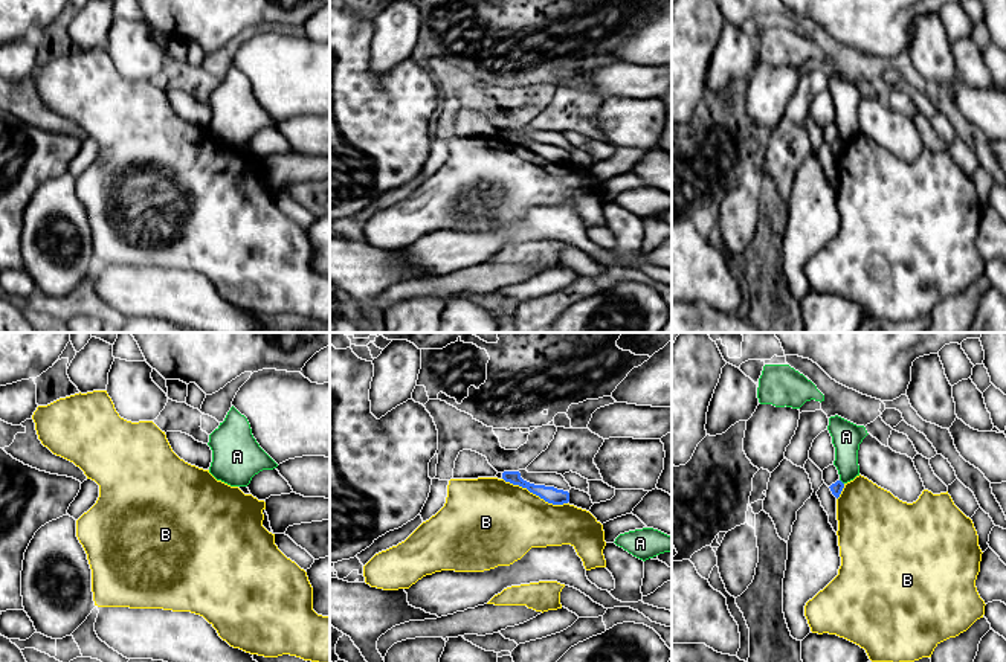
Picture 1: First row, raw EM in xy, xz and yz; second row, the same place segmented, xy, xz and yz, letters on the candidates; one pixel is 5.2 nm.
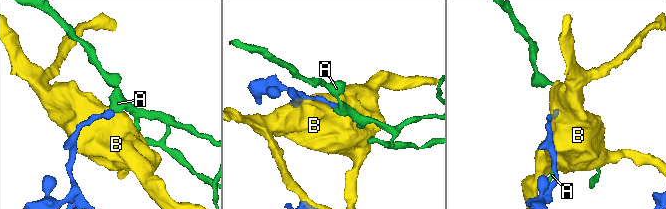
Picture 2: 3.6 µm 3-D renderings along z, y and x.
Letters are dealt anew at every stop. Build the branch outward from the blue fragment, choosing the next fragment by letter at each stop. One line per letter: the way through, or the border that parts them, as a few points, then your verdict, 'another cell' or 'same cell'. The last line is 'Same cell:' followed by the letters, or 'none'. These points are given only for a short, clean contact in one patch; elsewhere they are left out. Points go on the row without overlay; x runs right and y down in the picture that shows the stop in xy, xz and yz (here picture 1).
A: border yz (840, 138), (843, 142); another cell
B: another cell
Same cell: none

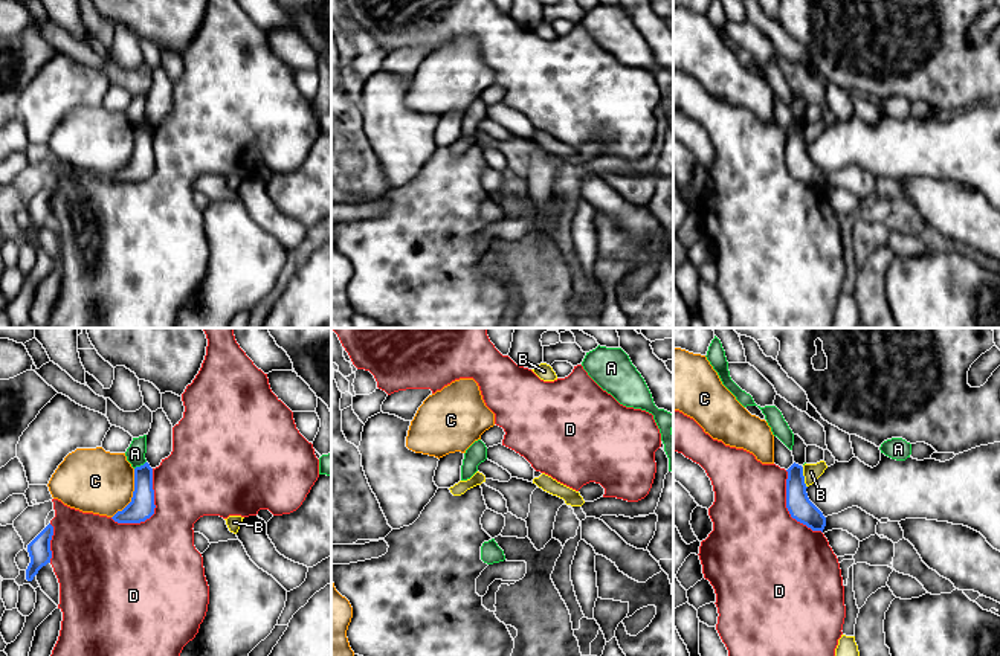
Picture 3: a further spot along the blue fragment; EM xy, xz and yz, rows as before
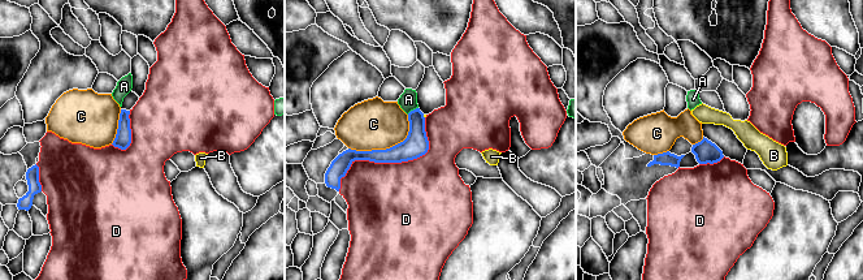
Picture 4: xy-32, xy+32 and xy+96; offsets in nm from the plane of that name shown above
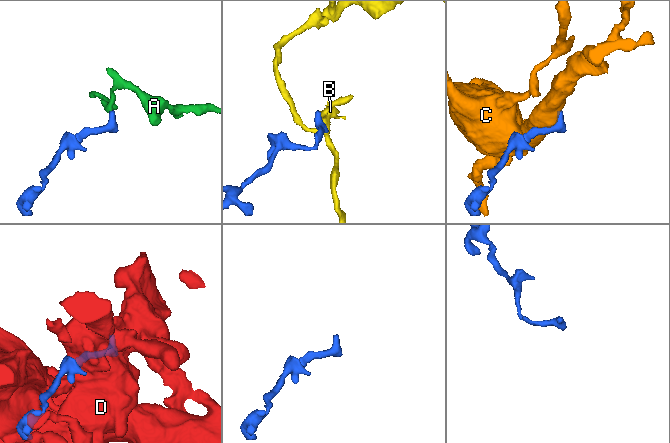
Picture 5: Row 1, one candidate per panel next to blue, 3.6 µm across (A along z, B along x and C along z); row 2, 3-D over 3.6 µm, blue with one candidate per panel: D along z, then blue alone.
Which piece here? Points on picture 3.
A: border xy (145, 119), (135, 127); another cell
B: border yz (802, 125), (806, 145); another cell
C: border xy (135, 127), (133, 154), (112, 176); another cell
D: another cell
Same cell: none

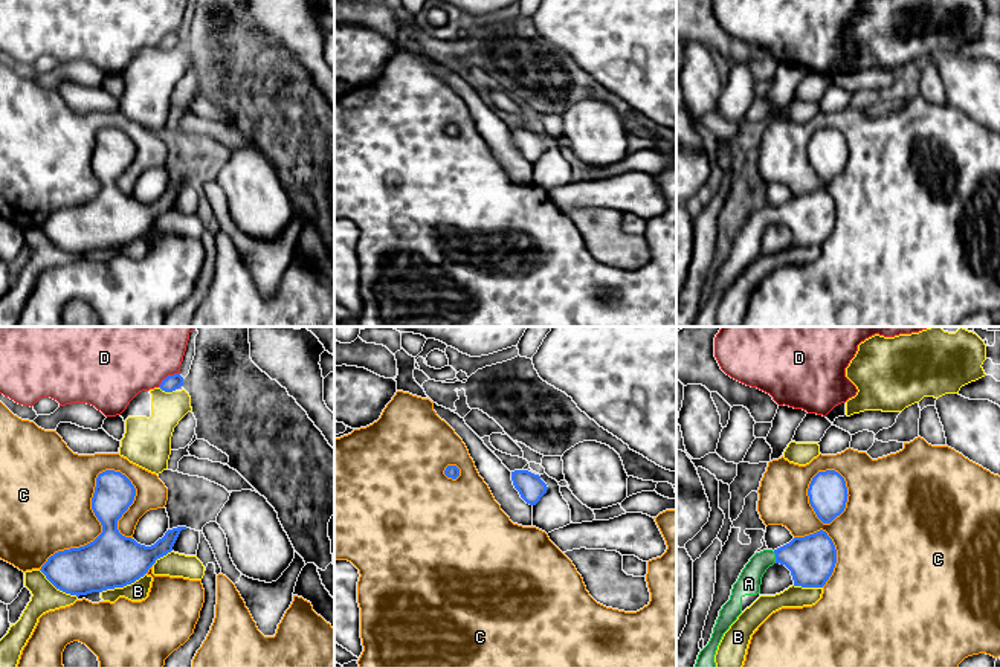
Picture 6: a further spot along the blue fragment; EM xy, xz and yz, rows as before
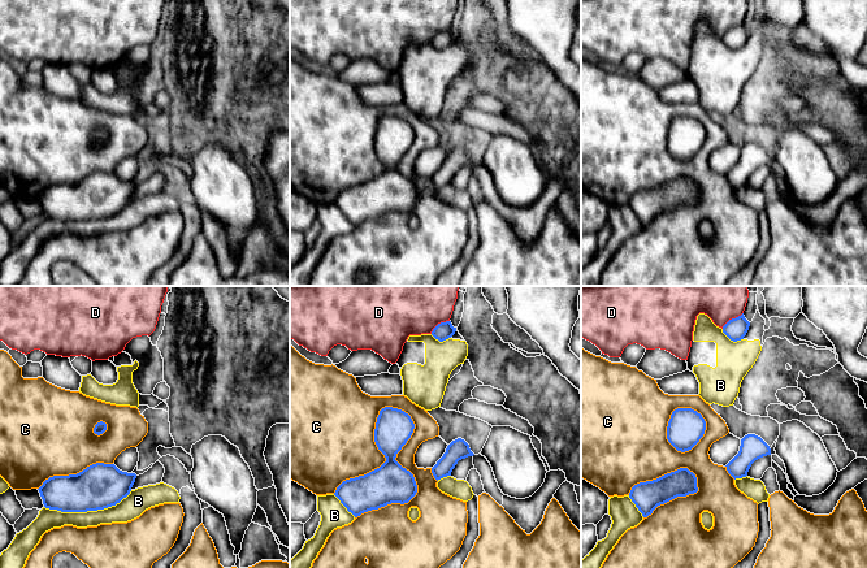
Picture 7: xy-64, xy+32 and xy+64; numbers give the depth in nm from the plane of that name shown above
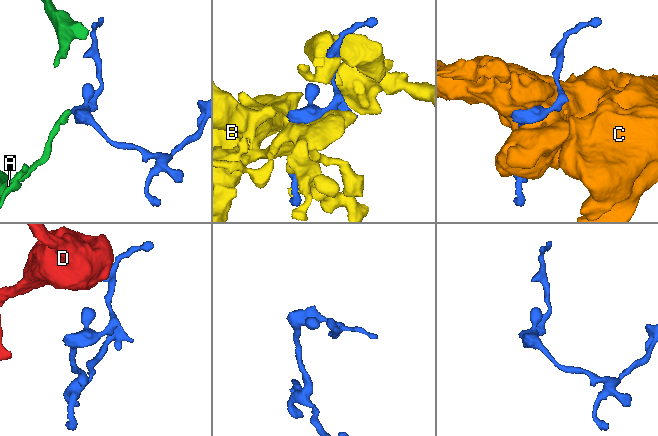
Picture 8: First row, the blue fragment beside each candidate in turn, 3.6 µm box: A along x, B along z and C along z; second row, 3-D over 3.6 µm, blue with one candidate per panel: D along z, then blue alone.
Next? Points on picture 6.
A: way yz (811, 217), (776, 215), (768, 215), (748, 241); same cell
B: another cell
C: another cell
D: border xy (179, 31), (168, 32), (158, 45); another cell
Same cell: A

